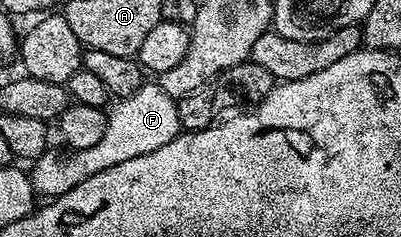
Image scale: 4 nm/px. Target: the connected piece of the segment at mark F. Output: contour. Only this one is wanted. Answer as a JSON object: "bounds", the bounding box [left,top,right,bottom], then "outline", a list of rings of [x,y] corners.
{"bounds":[31,83,182,199],"outline":[[[145,83],[138,92],[129,97],[119,98],[107,110],[108,122],[102,139],[94,143],[94,147],[74,149],[65,152],[65,157],[55,157],[52,151],[44,153],[31,166],[32,190],[37,198],[51,199],[66,195],[78,183],[90,179],[90,175],[98,175],[98,171],[106,171],[106,167],[115,167],[118,163],[126,163],[126,159],[138,159],[138,155],[150,155],[150,151],[158,151],[158,147],[166,147],[170,139],[182,132],[178,119],[177,98],[166,95],[158,83]]]}

